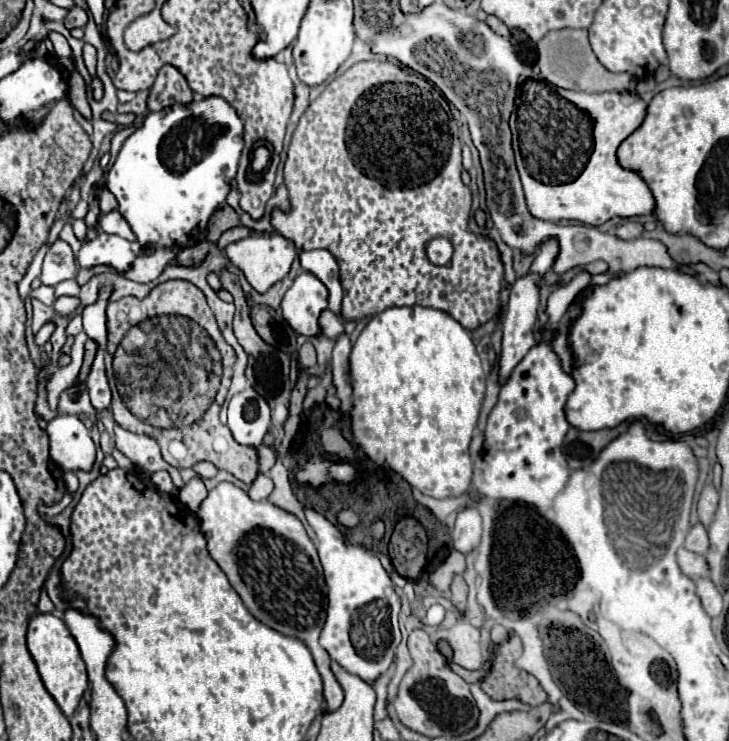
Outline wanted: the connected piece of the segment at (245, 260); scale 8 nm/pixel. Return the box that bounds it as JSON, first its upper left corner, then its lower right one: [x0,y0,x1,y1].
[225,235,297,293]

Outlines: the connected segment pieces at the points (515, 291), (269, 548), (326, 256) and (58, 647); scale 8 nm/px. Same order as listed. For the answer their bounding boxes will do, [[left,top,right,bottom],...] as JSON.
[[499,239,559,381],[197,483,343,711],[299,249,343,317],[27,613,87,717]]

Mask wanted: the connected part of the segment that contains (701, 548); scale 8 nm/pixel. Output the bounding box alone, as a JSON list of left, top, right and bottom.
[685,523,709,555]

